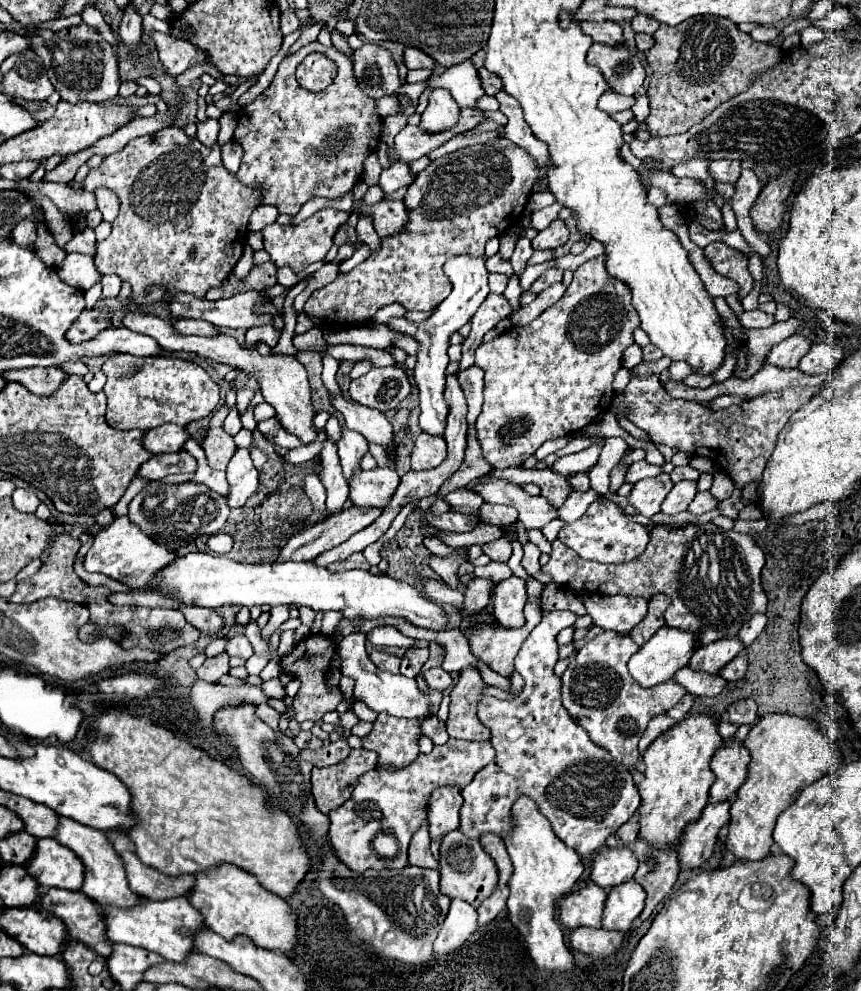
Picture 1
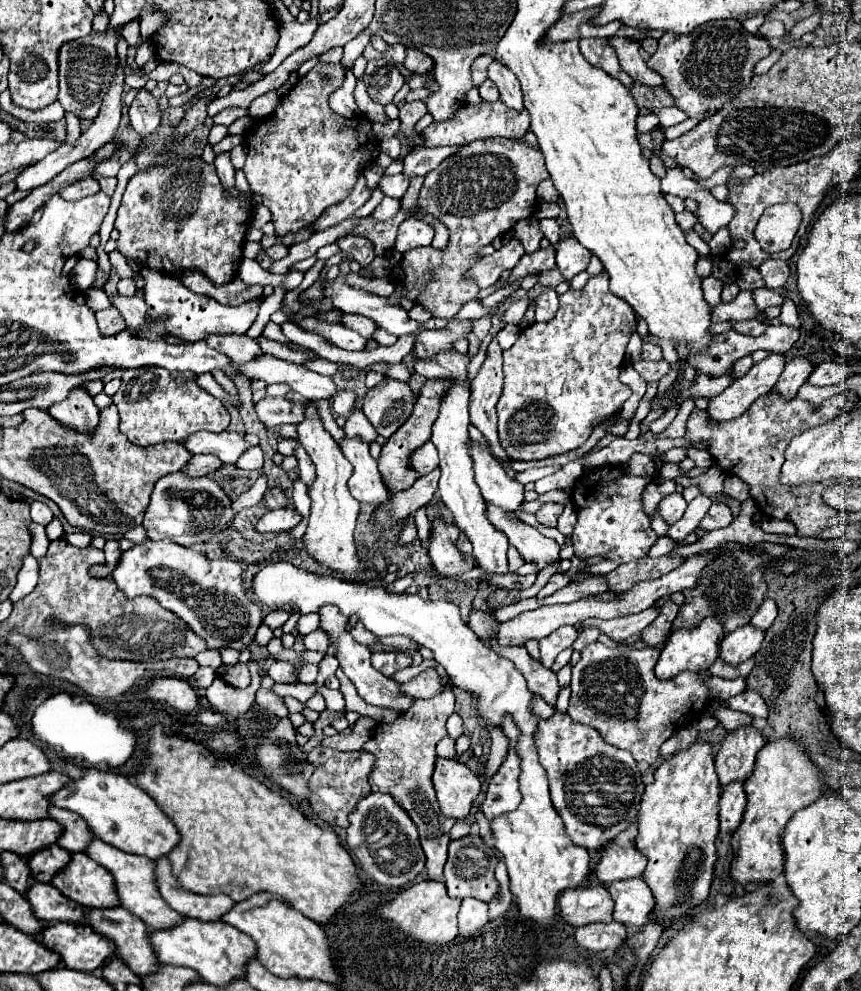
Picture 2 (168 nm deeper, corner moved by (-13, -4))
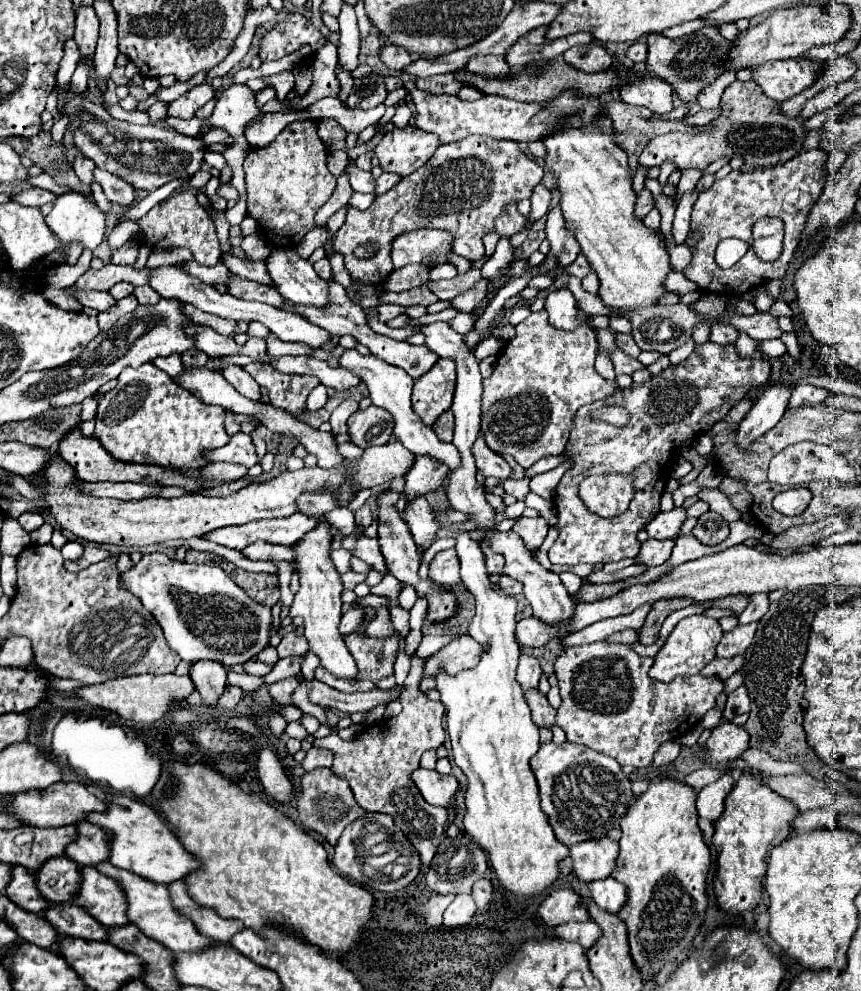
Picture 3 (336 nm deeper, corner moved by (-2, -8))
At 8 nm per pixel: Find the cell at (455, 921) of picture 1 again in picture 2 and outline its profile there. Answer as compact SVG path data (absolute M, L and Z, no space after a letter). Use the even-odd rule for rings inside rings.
M465 898L459 908L459 936L473 936L481 926L489 922L487 904L475 898Z

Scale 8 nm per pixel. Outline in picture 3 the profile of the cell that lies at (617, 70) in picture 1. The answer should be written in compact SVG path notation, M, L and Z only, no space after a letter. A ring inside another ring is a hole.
M590 42L590 44L580 44L566 50L564 62L574 66L576 70L594 74L594 72L606 72L612 66L612 56L606 52L604 46Z

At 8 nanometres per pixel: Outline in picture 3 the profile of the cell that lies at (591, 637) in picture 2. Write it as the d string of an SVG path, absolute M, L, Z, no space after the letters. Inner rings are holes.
M624 630L617 632L605 640L608 643L620 643L630 645L639 642L638 634L634 630Z

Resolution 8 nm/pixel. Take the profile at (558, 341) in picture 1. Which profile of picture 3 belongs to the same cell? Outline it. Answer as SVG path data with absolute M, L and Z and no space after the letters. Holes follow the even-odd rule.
M578 308L582 322L576 330L560 330L548 322L548 312L532 312L524 322L516 326L516 338L512 338L498 354L494 374L484 380L482 396L482 432L486 434L486 444L498 454L510 454L520 466L530 468L534 462L546 456L558 456L566 450L568 434L574 426L574 416L578 408L596 400L608 400L616 392L612 380L602 378L594 370L594 358L598 350L598 330L590 324L584 310Z

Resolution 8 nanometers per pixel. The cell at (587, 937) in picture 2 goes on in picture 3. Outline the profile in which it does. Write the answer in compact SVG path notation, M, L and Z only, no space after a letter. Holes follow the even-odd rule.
M590 920L590 922L568 922L568 924L558 926L556 934L566 942L578 942L586 950L590 950L596 944L596 940L600 940L602 928L598 924L594 924L594 920Z

